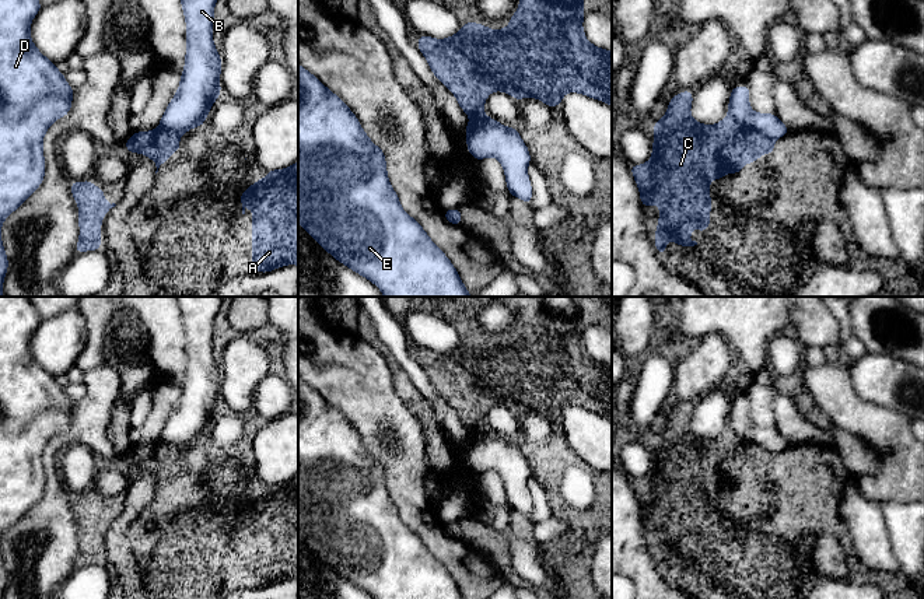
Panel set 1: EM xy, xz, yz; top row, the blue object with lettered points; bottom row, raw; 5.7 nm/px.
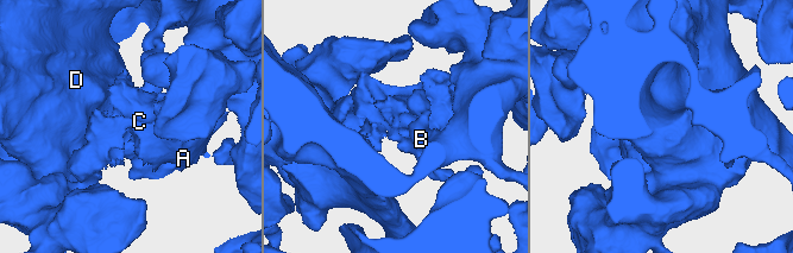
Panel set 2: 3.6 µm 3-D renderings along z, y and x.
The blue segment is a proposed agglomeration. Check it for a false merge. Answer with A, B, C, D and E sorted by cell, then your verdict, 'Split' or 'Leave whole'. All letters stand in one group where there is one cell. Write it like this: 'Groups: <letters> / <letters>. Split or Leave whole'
Groups: A C / B D E. Split

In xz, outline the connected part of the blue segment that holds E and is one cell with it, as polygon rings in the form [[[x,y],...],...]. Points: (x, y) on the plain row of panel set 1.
[[[298,376],[298,537],[336,574],[368,592],[375,599],[463,599],[456,582],[445,567],[430,553],[423,540],[400,519],[386,486],[384,465],[377,460],[363,444],[349,420],[326,402],[319,392]]]

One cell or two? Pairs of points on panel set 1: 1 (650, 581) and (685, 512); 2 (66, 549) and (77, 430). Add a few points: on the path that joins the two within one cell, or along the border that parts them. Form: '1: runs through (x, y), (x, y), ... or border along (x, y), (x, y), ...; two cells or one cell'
1: border along (644, 536), (647, 550), (661, 573); two cells
2: runs through (55, 518), (51, 456); one cell

